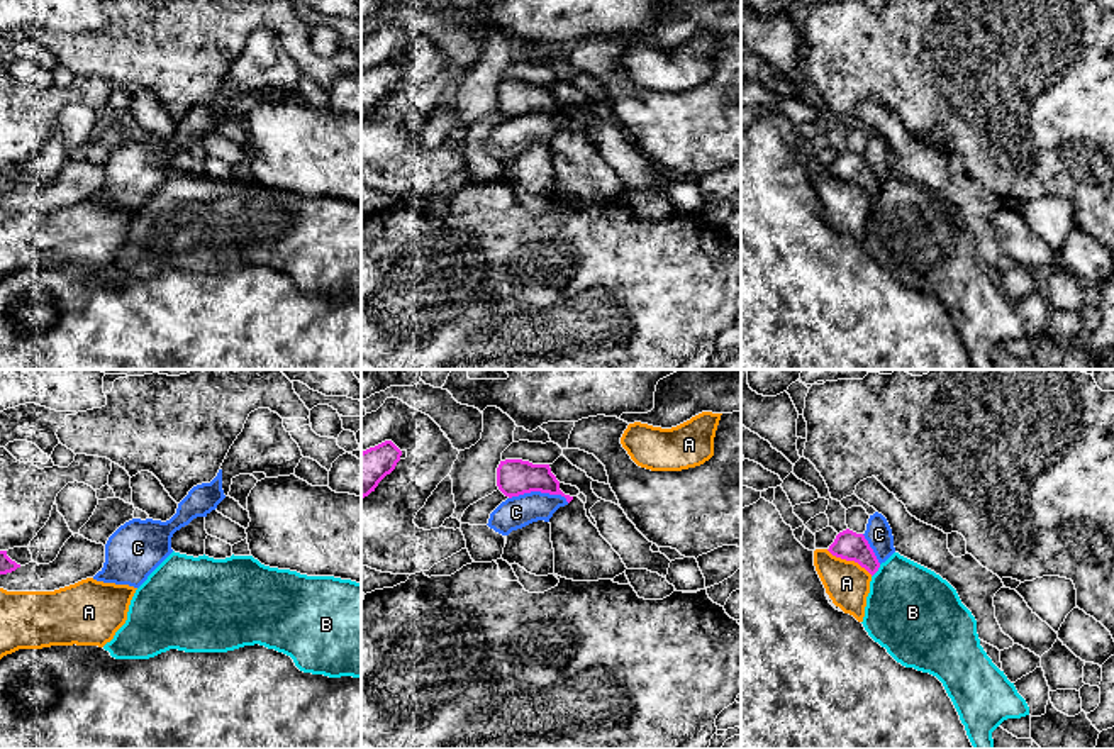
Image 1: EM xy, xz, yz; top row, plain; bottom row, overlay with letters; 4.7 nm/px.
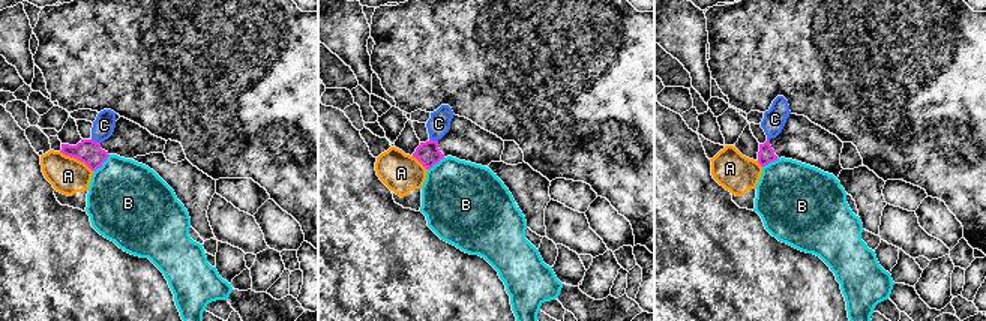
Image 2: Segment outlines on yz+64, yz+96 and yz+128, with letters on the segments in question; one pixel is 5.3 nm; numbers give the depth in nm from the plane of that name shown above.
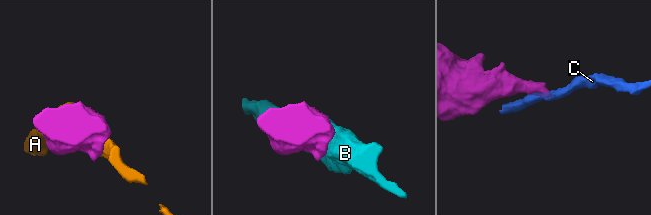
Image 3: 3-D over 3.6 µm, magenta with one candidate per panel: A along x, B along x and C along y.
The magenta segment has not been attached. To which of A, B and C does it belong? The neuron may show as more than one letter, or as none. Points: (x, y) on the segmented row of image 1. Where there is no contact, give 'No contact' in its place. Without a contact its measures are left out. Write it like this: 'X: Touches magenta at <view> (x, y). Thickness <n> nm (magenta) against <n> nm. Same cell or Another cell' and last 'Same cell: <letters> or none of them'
A: Touches magenta at yz (850, 560). Thickness 140 nm (magenta) against 200 nm. Another cell
B: Touches magenta at yz (877, 570). Thickness 140 nm (magenta) against 420 nm. Another cell
C: Touches magenta at xz (540, 490). Thickness 180 nm (magenta) against 150 nm. Another cell
Same cell: none of them

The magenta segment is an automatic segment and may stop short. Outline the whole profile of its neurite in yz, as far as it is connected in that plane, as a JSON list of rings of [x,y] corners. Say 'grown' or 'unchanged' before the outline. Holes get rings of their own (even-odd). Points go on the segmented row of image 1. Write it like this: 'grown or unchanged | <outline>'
unchanged | [[[849,529],[839,532],[827,549],[833,556],[855,561],[865,568],[872,576],[878,571],[880,563],[863,534]]]

